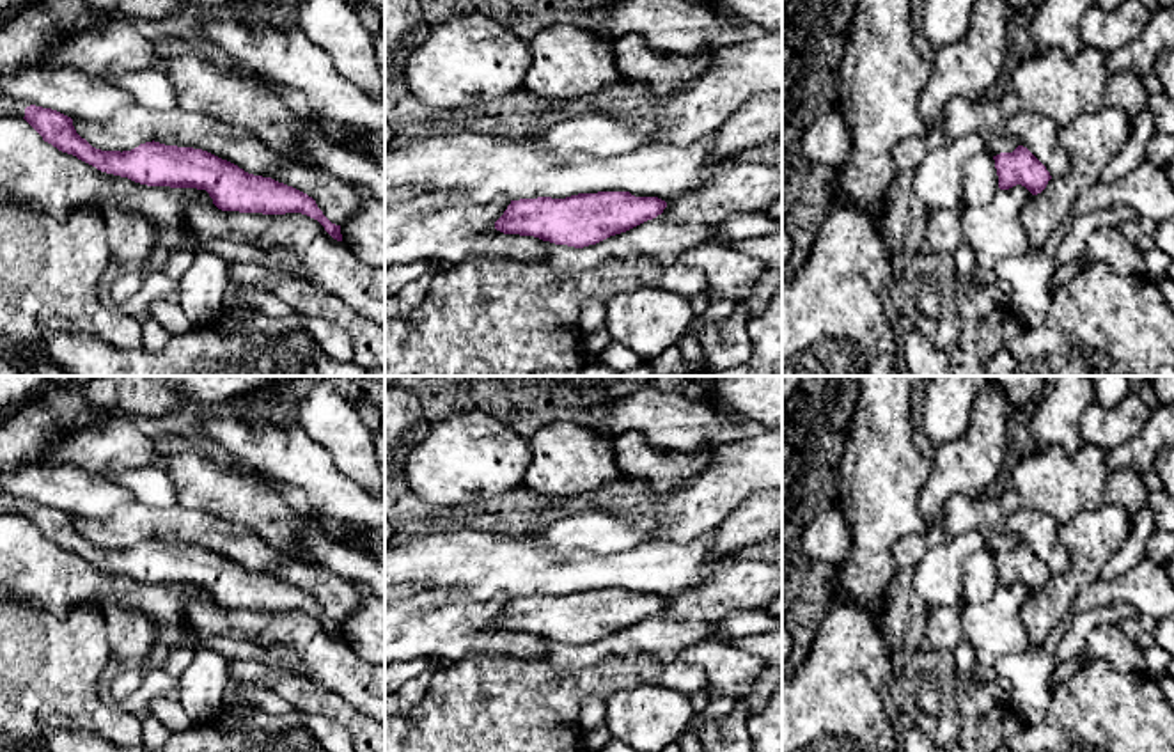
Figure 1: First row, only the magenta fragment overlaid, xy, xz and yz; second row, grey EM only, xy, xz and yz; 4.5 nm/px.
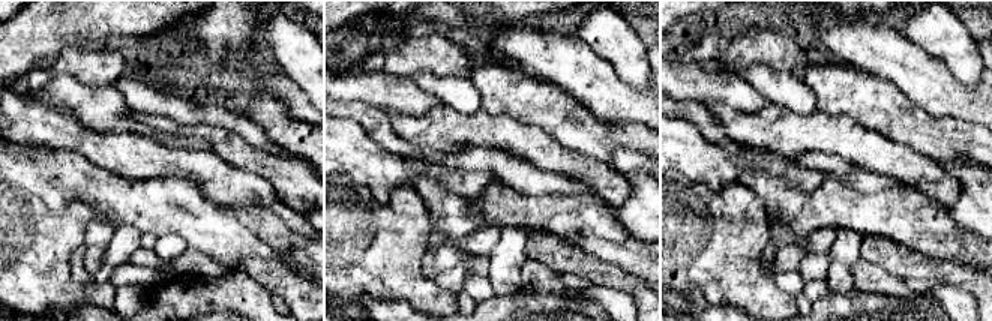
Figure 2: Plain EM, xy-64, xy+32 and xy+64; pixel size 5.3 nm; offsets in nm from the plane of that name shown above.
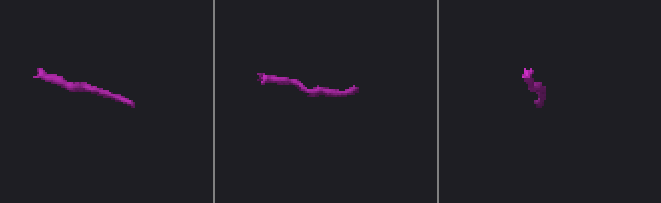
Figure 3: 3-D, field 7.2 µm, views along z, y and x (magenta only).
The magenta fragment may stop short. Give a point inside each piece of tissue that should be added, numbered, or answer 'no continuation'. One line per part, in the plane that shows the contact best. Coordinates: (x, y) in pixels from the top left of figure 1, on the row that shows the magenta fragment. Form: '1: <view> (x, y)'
1: xy (7, 107)

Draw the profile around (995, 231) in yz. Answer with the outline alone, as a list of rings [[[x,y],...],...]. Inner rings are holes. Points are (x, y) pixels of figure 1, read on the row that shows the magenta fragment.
[[[1016,184],[998,190],[988,204],[963,208],[961,231],[979,268],[993,268],[998,261],[1032,248],[1021,220],[1030,195],[1025,186]]]

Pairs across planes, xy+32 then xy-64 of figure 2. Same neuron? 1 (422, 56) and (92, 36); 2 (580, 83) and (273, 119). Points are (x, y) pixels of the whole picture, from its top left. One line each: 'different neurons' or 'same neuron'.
1: different neurons
2: different neurons

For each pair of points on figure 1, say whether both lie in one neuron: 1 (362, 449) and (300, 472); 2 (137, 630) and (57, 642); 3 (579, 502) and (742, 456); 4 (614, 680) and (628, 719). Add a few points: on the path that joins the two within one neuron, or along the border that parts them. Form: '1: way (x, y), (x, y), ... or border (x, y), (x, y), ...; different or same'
1: border (304, 431), (330, 454), (341, 470), (366, 486); different
2: border (98, 605), (103, 614), (112, 655); different
3: way (619, 497), (701, 497); same
4: border (658, 683), (639, 683), (618, 690), (605, 699); different

